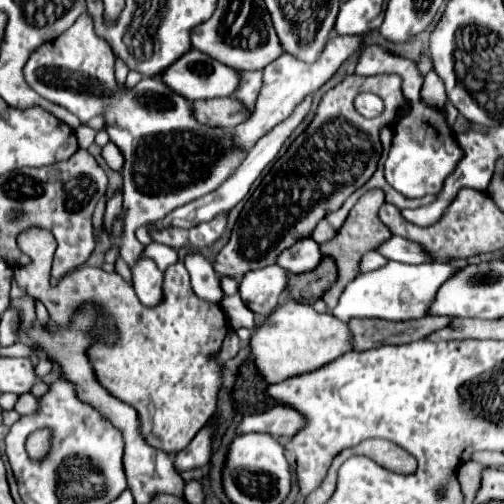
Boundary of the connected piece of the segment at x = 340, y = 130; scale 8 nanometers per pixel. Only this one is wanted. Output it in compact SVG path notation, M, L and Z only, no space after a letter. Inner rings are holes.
M353 74L353 76L347 76L333 90L329 90L321 98L319 110L317 110L313 122L309 124L309 128L301 136L295 138L295 142L289 146L285 156L281 156L273 164L273 168L263 178L259 188L247 200L247 204L245 204L243 212L239 214L237 224L231 232L231 240L215 258L213 266L215 266L217 274L241 280L251 270L259 270L259 268L277 264L277 256L283 250L293 246L297 240L307 238L315 230L315 226L321 222L321 218L325 218L331 212L337 212L343 206L343 202L351 196L351 192L355 192L359 186L363 186L373 176L373 172L377 170L377 162L381 158L379 128L393 122L393 118L397 116L397 112L403 106L405 106L405 100L401 96L401 78L397 78L395 74L391 74L391 76L385 76L385 74L383 76L369 76L369 78ZM359 92L377 92L385 100L385 116L375 118L375 120L363 118L353 106L353 100Z

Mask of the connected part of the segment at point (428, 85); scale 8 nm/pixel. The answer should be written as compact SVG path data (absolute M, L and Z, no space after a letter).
M431 70L429 74L427 74L427 78L425 78L425 84L423 84L423 88L421 88L421 96L431 104L431 106L443 106L443 102L447 100L447 96L445 96L445 88L443 88L443 82L441 82L441 78Z

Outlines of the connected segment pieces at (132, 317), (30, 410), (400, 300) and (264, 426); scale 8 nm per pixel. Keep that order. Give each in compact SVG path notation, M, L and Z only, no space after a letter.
M31 228L23 232L19 236L19 246L25 254L29 254L31 262L27 266L19 266L13 270L15 280L21 290L25 290L31 296L37 296L45 304L51 320L57 326L67 328L71 324L73 314L77 314L77 308L81 308L83 302L85 304L95 302L97 306L103 306L105 312L109 312L107 316L113 318L113 326L119 330L119 338L113 344L97 340L87 350L97 382L103 388L107 388L109 394L113 394L115 398L123 400L125 404L137 410L141 424L139 430L149 446L167 454L181 452L217 410L217 394L223 384L223 362L215 360L215 354L221 350L221 344L229 332L227 318L221 306L209 304L197 298L197 294L193 294L189 272L183 266L183 262L177 262L175 266L167 268L163 280L163 302L155 308L147 308L137 300L133 286L129 286L119 274L107 274L101 268L89 268L89 266L77 268L69 272L65 278L61 278L57 286L51 286L48 261L52 261L57 243L53 235L45 230Z
M31 392L29 394L23 394L15 406L15 410L23 416L31 416L31 414L37 414L39 412L39 398L33 396Z
M389 262L381 270L359 274L341 294L333 314L343 322L349 322L349 318L385 318L385 320L423 318L429 312L437 296L437 290L459 270L461 268L453 262L427 262L419 266Z
M277 404L261 414L245 416L243 422L239 424L239 434L265 432L275 438L279 438L279 436L293 438L303 426L305 426L305 416L301 412L293 410L291 406Z

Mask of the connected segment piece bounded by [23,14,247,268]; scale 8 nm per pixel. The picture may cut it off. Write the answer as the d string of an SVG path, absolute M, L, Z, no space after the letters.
M83 14L61 38L47 42L35 50L23 66L27 84L49 102L65 106L81 124L89 118L105 114L107 134L121 148L125 158L123 176L123 234L119 240L121 258L133 268L141 260L143 246L133 246L133 232L149 222L163 220L177 206L185 206L225 182L247 158L243 148L237 148L225 128L201 124L193 116L193 104L173 92L165 82L143 78L133 90L125 92L115 82L115 54L103 38L93 32L93 20Z

